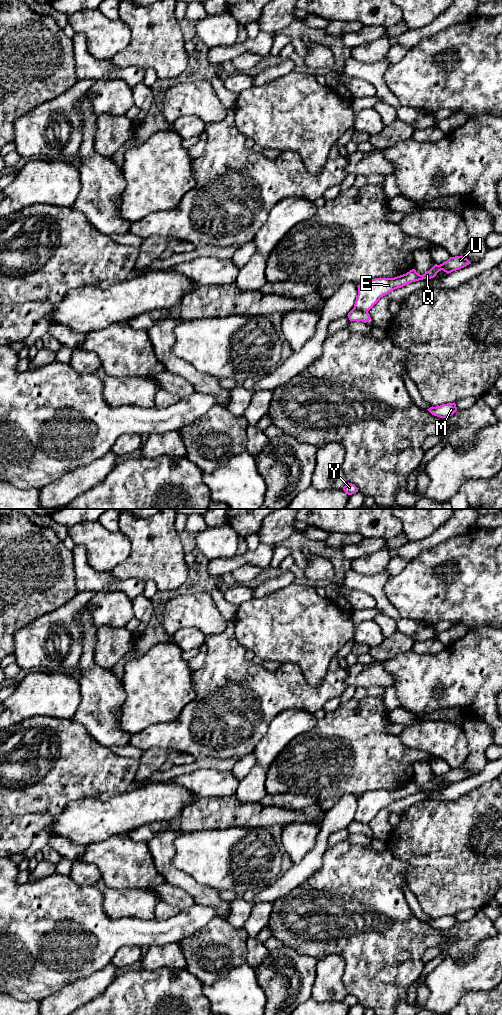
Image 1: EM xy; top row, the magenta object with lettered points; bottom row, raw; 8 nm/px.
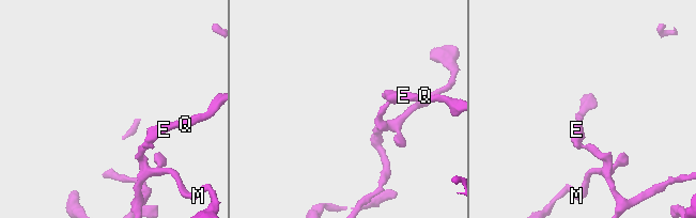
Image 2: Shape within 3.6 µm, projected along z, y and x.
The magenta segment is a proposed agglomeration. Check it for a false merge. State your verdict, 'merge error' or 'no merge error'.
merge error

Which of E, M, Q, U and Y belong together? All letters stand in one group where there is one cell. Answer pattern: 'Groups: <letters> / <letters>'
Groups: E Q U / M Y

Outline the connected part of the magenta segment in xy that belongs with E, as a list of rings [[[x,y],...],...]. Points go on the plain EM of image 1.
[[[455,768],[450,769],[440,777],[435,776],[423,787],[420,787],[415,781],[412,781],[406,786],[394,790],[368,791],[357,798],[358,807],[353,821],[368,824],[381,809],[389,806],[397,800],[401,800],[415,793],[434,790],[441,782],[449,786],[453,783],[464,780],[469,776],[471,775],[467,770],[463,768]]]

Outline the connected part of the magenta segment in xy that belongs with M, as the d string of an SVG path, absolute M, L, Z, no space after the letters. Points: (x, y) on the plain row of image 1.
M454 914L454 915L442 916L436 919L432 918L427 922L434 928L437 928L440 930L447 930L453 927L457 923L457 919Z

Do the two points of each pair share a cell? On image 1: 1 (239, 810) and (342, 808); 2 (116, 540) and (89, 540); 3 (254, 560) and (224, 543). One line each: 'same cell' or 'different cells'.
1: different cells
2: same cell
3: different cells

